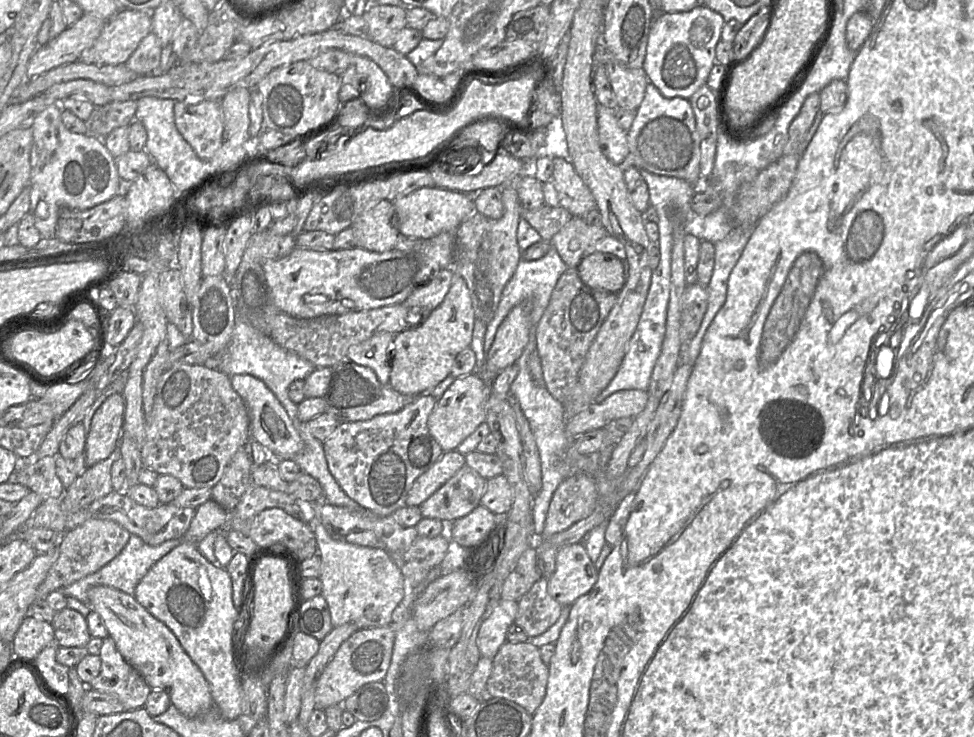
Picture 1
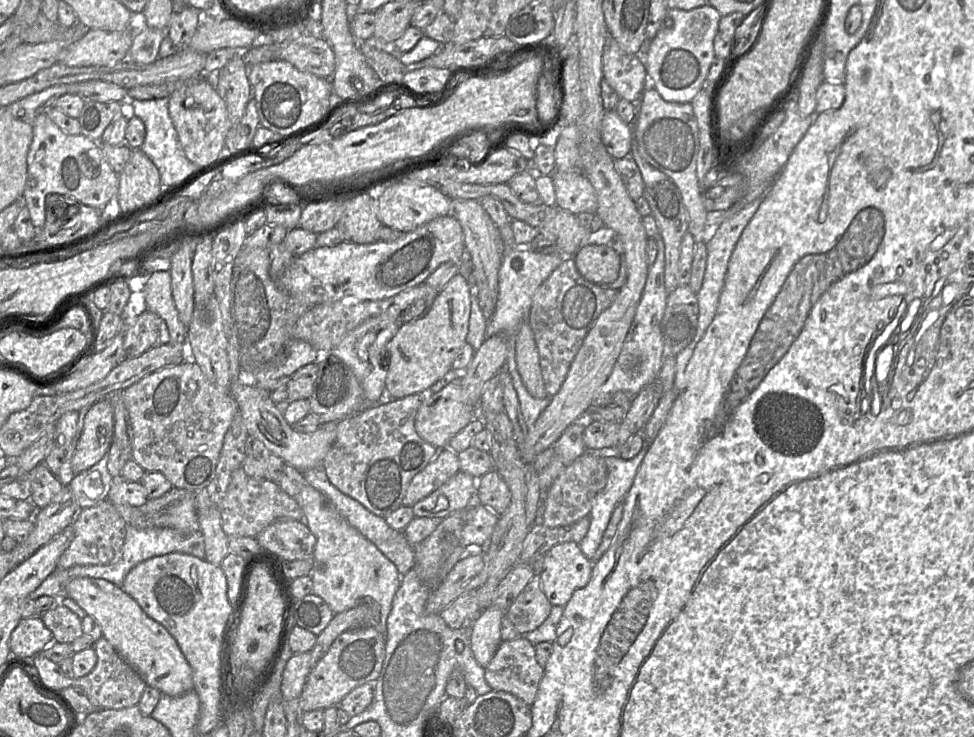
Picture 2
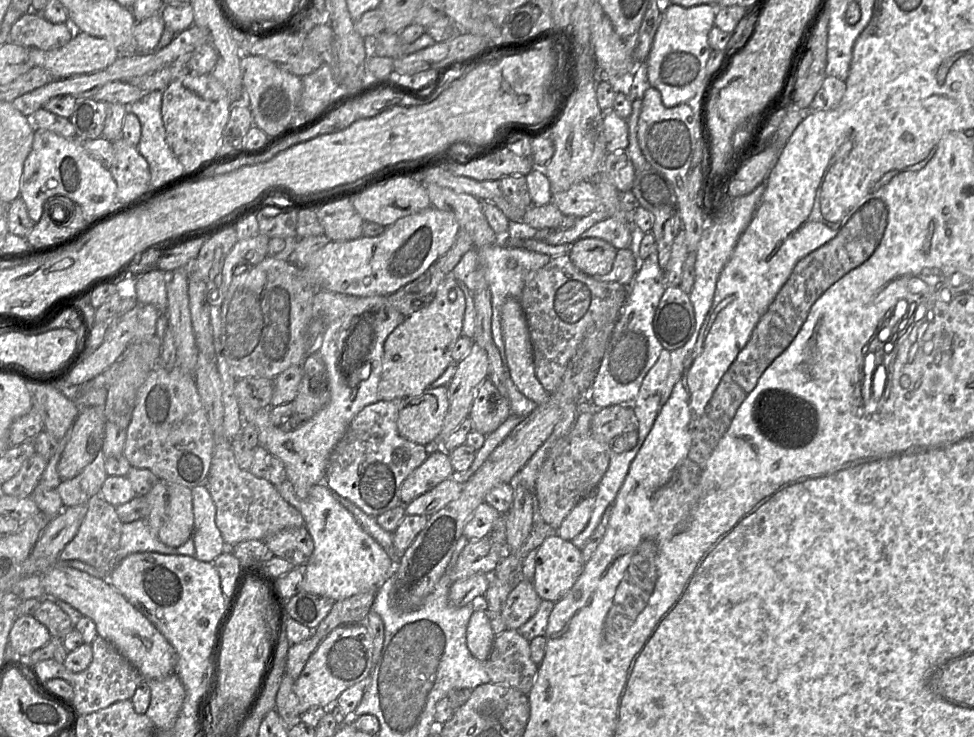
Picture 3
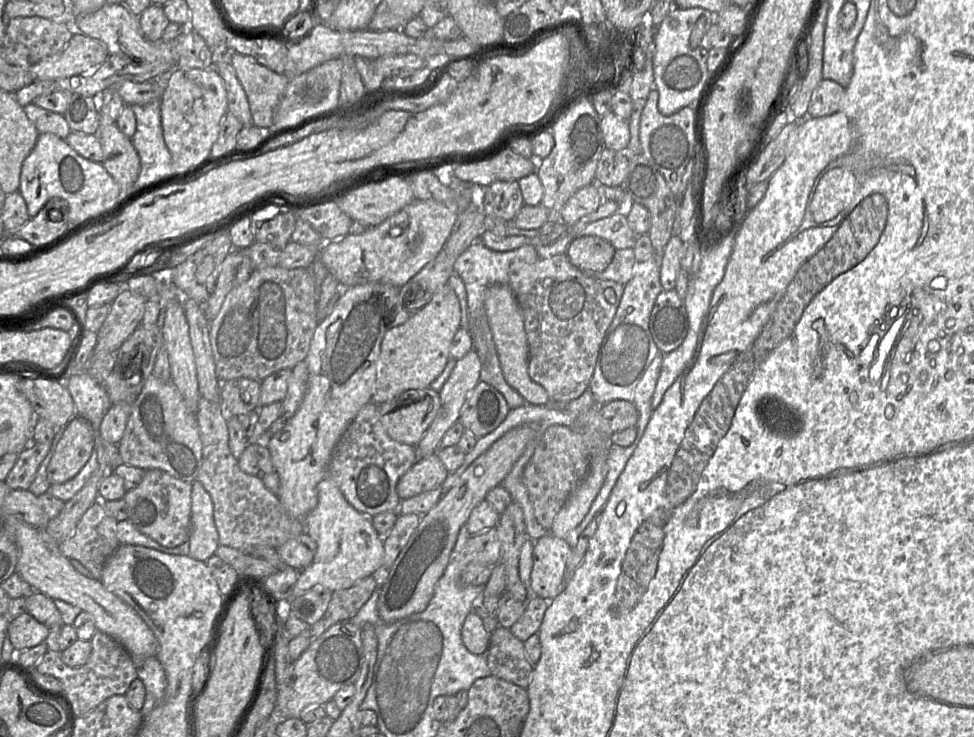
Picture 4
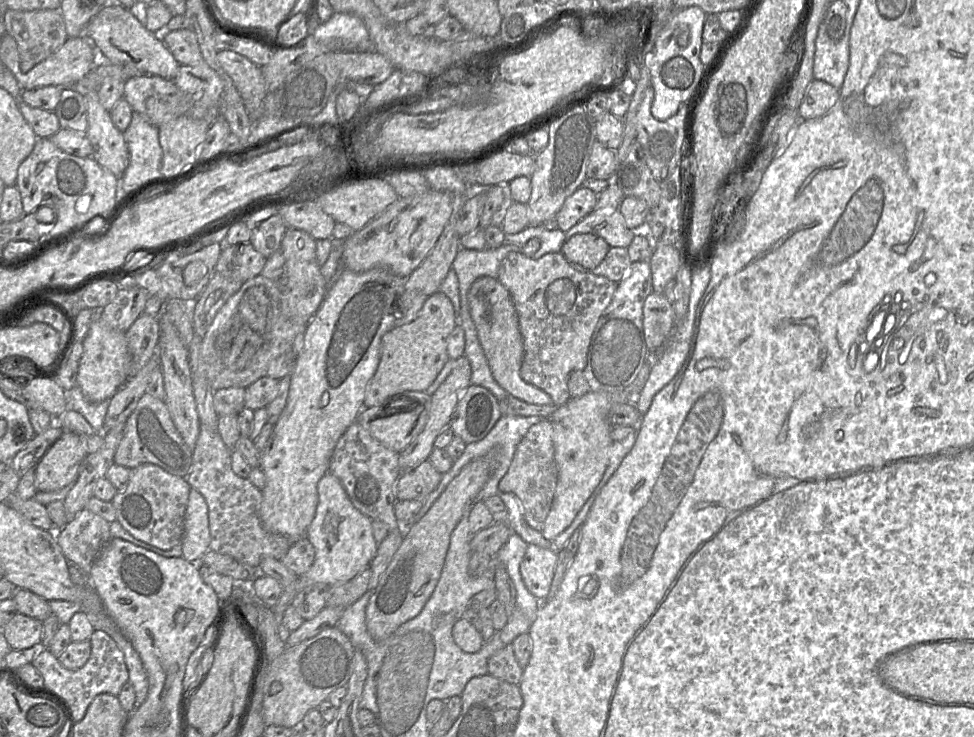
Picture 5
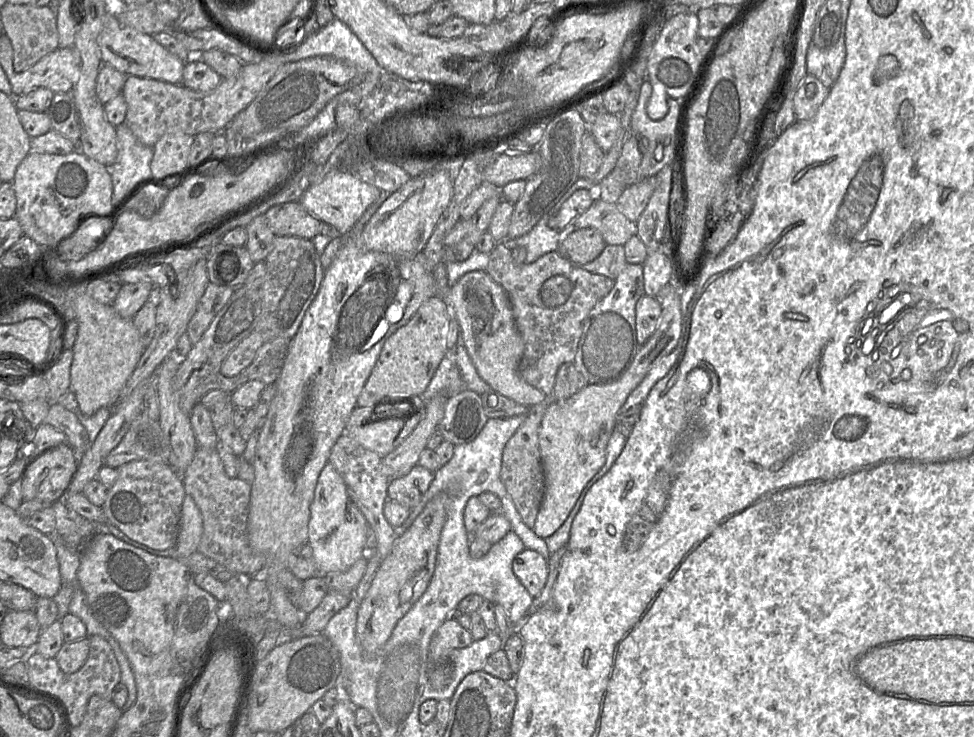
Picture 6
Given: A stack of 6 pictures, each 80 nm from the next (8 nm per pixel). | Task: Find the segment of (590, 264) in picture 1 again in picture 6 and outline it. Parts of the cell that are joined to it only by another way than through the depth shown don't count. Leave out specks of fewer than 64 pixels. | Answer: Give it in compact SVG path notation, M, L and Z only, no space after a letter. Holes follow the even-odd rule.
M592 227L575 230L564 241L564 255L578 264L587 264L595 260L607 243L601 233Z

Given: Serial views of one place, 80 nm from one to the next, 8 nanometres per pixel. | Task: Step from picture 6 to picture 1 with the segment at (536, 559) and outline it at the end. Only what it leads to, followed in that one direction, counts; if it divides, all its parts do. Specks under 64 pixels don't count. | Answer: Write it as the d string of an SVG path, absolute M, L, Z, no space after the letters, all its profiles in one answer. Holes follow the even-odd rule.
M582 543L558 549L553 574L547 579L549 595L561 605L571 606L595 585L598 571Z

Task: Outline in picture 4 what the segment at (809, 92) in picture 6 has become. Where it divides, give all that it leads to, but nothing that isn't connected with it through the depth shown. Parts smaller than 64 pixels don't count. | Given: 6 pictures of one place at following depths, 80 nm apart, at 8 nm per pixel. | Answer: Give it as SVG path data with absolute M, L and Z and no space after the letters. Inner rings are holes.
M822 79L812 93L807 116L823 117L839 111L845 88L837 82L829 79Z

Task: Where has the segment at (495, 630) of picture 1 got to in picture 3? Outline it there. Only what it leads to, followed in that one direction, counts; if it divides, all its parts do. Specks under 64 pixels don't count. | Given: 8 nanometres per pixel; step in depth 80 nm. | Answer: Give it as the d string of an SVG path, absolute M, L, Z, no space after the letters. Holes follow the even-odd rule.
M477 608L472 613L466 629L467 647L473 657L481 662L488 659L495 638L484 609Z

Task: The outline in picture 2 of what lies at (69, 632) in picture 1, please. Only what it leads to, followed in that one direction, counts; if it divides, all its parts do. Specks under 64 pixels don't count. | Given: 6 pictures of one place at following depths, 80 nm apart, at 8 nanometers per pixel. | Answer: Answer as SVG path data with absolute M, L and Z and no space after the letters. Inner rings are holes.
M63 605L42 613L41 620L50 629L57 642L71 644L84 635L82 619Z

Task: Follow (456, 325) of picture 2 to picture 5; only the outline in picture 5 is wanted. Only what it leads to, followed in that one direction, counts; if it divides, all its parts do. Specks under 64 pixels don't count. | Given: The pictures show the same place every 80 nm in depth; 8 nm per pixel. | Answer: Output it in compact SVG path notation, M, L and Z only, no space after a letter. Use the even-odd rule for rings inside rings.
M439 291L427 298L412 322L387 332L382 338L379 365L366 386L364 408L382 406L393 399L393 402L409 400L410 397L401 394L406 391L426 391L450 359L447 339L456 325L457 317L453 305Z

